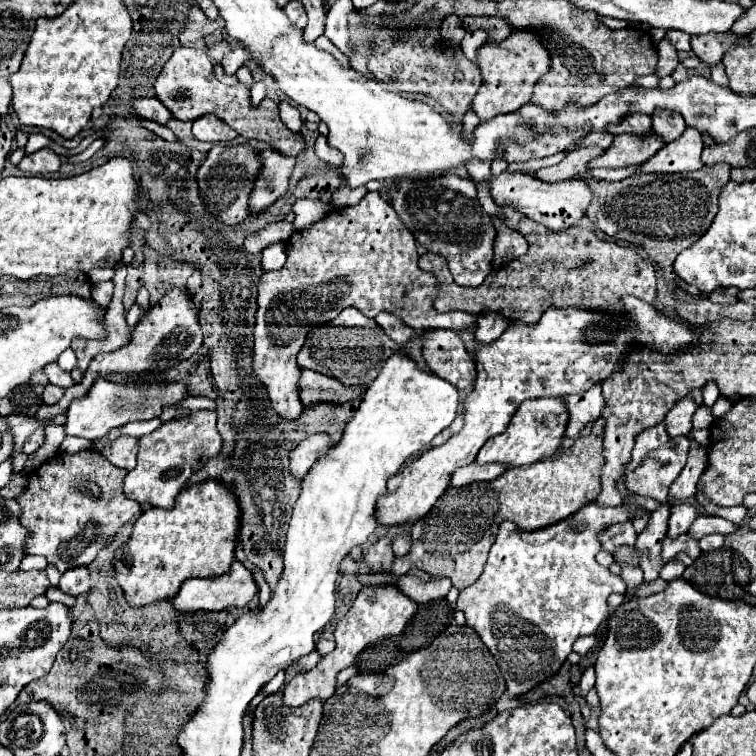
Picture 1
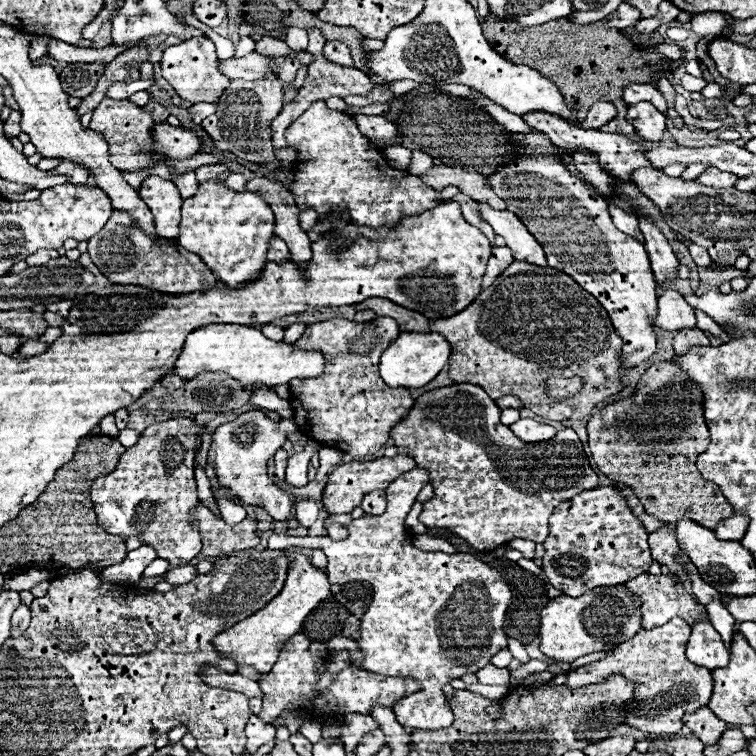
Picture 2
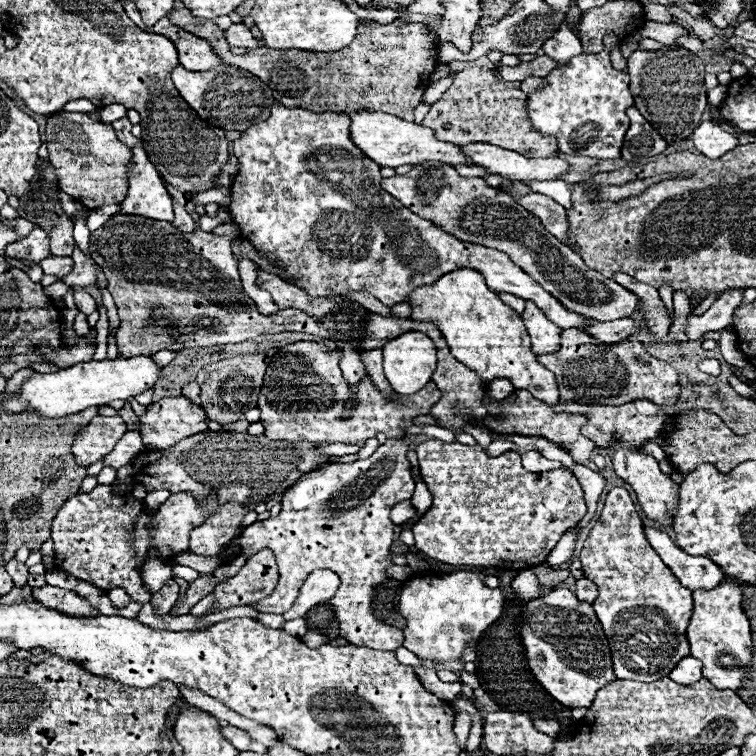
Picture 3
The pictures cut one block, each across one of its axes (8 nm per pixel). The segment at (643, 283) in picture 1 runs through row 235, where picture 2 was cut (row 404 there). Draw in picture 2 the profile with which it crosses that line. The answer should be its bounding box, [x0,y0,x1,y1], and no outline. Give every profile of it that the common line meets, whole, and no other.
[430,264,626,420]

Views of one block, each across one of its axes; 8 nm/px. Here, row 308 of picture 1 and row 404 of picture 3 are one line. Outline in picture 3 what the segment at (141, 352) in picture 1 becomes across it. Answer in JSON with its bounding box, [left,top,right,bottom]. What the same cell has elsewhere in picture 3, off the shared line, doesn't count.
[140,396,208,450]

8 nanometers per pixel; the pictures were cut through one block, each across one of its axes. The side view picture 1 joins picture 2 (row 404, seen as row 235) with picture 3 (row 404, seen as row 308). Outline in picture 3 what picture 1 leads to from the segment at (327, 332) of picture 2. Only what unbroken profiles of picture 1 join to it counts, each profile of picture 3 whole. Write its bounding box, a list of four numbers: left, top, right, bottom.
[258,342,442,444]

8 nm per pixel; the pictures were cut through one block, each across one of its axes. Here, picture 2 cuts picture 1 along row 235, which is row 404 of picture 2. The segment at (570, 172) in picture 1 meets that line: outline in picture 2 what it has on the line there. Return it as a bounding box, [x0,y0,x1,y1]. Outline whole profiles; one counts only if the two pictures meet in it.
[588,360,734,584]

